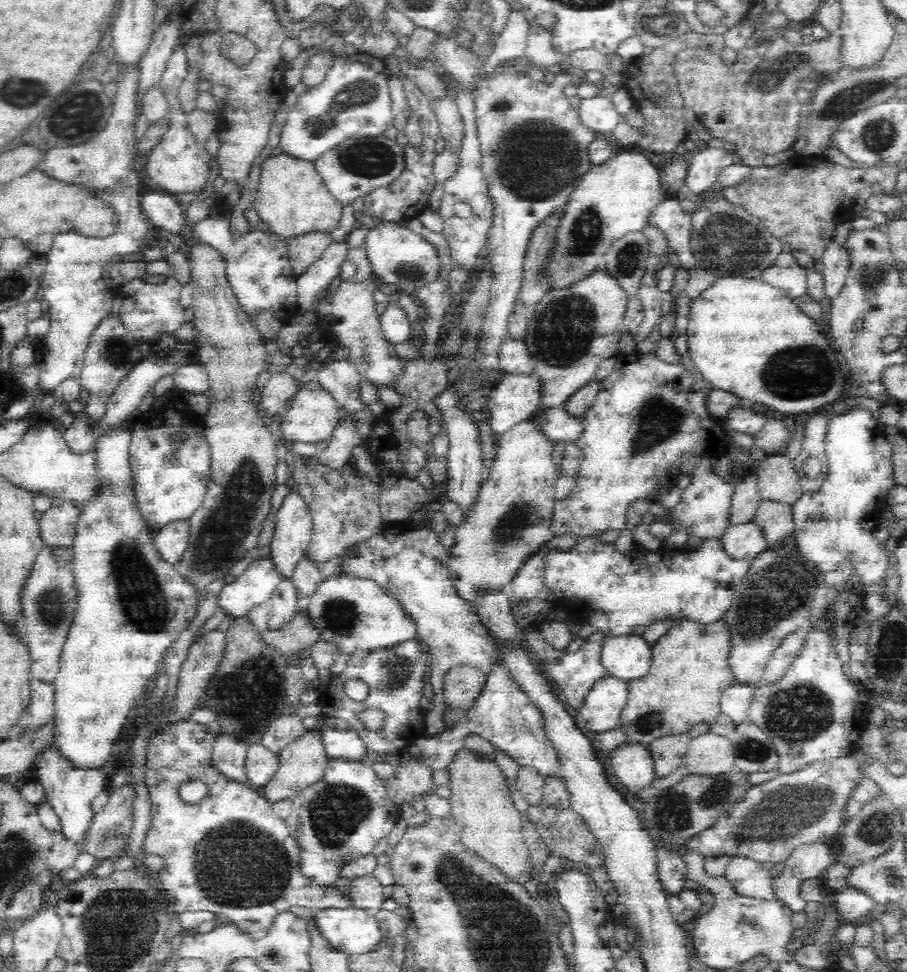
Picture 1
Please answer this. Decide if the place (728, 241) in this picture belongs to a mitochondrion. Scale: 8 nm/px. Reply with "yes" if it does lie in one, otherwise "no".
yes

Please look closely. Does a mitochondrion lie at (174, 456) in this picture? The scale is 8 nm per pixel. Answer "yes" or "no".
yes

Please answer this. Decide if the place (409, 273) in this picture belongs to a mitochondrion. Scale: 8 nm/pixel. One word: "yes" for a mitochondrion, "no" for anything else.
yes

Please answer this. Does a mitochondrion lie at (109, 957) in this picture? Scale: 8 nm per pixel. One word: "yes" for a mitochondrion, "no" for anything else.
yes

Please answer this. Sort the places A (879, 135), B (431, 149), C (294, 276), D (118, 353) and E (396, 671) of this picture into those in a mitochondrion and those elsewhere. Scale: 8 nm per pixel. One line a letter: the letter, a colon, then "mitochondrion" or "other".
A: mitochondrion
B: other
C: other
D: mitochondrion
E: mitochondrion

